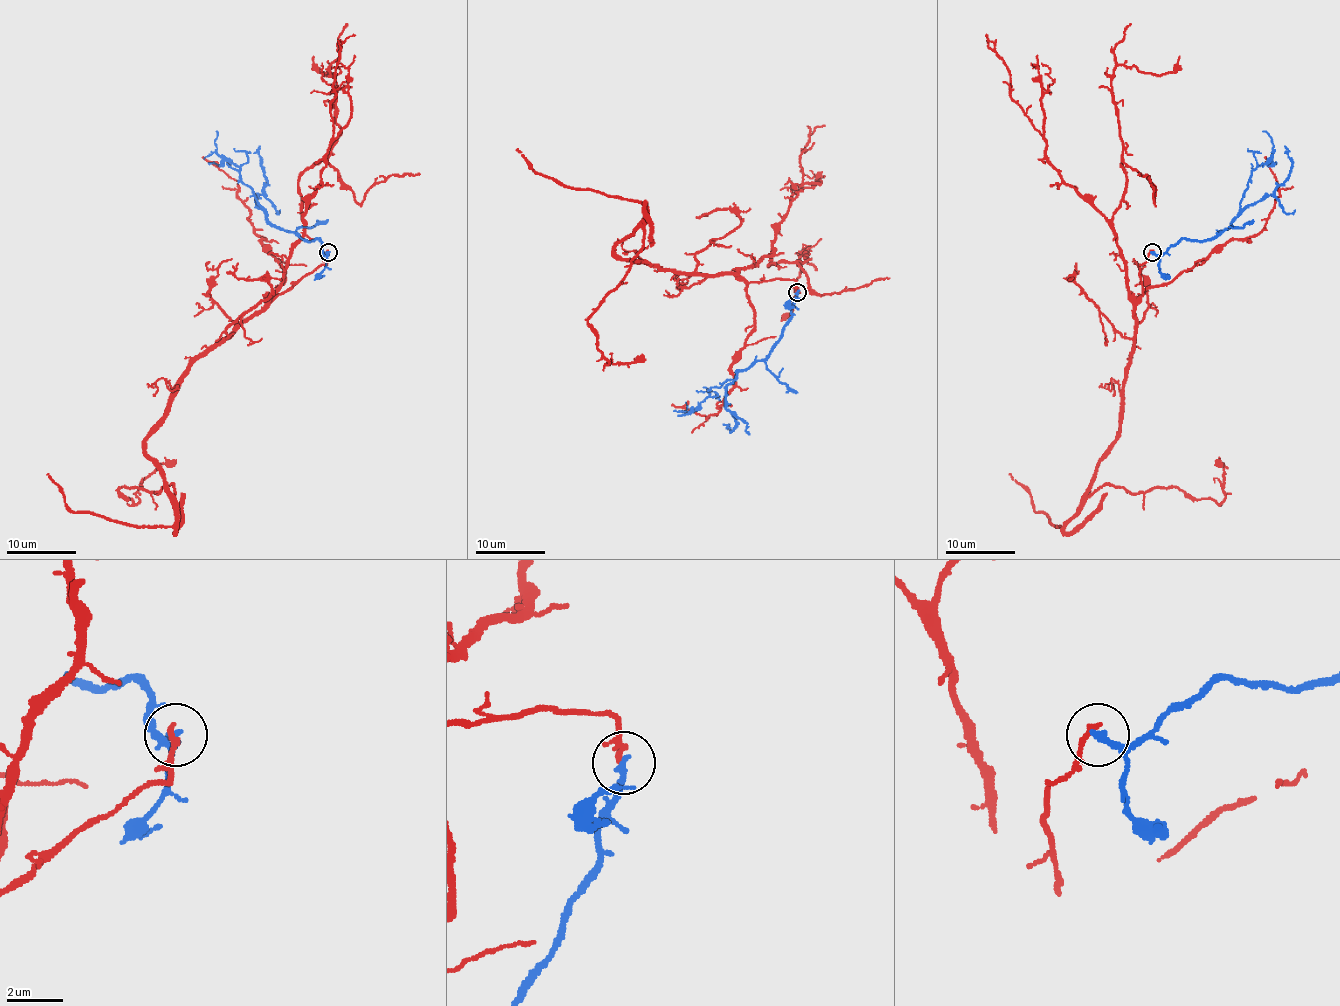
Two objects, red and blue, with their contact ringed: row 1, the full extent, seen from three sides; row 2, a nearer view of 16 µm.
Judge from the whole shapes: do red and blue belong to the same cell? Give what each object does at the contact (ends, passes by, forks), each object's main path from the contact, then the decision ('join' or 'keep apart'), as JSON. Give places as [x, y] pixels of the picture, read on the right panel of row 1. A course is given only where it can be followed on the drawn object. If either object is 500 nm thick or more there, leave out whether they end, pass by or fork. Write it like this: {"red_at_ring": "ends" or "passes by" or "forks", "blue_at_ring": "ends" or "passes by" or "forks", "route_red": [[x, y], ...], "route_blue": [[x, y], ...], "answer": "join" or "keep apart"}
{"red_at_ring": "ends", "blue_at_ring": "ends", "route_red": [[1153, 251], [1139, 274], [1119, 435], [1088, 494], [1104, 485], [1177, 487], [1219, 503], [1219, 459]], "route_blue": [[1153, 253], [1163, 255], [1182, 239], [1210, 241], [1231, 223], [1254, 169], [1273, 153], [1271, 138], [1263, 131]], "answer": "keep apart"}

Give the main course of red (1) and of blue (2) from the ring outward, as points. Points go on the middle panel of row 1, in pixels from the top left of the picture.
1: (797, 292), (793, 280), (620, 259), (615, 247), (640, 228), (641, 250), (587, 320), (606, 364), (645, 359)
2: (797, 292), (783, 336), (764, 359), (755, 360), (734, 378), (711, 388), (687, 413), (685, 402)

